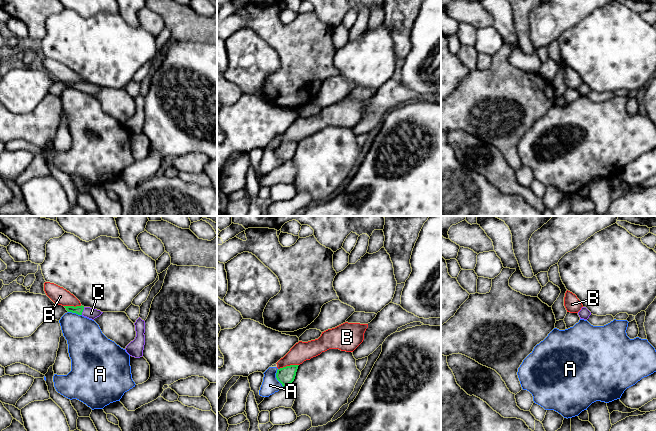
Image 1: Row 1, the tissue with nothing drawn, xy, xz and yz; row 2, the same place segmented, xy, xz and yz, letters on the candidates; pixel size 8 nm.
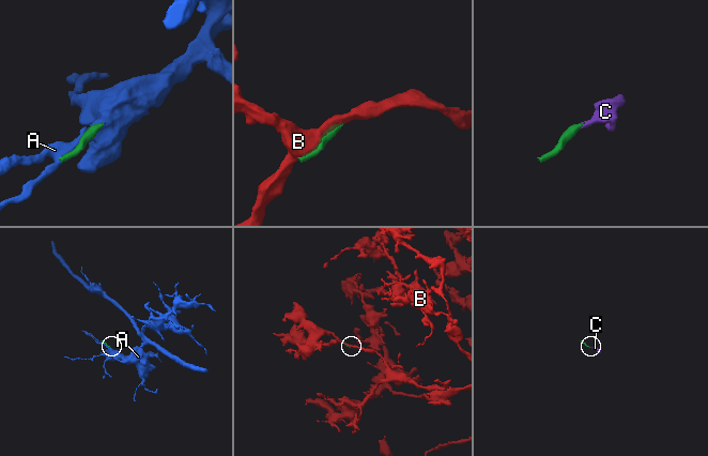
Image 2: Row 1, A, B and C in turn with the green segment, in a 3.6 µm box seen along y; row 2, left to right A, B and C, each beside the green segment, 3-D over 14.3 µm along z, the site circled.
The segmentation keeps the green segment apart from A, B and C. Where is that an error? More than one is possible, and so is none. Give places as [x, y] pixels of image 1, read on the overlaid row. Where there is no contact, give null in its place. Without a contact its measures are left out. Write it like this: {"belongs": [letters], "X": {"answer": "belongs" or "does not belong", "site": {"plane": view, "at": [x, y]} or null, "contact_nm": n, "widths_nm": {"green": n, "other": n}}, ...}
{"belongs": ["C"], "A": {"answer": "does not belong", "site": {"plane": "xz", "at": [276, 377]}, "contact_nm": 150, "widths_nm": {"green": 140, "other": 140}}, "B": {"answer": "does not belong", "site": {"plane": "xz", "at": [288, 366]}, "contact_nm": 170, "widths_nm": {"green": 140, "other": 160}}, "C": {"answer": "belongs", "site": {"plane": "xy", "at": [82, 311]}, "contact_nm": 70, "widths_nm": {"green": 70, "other": 90}}}

